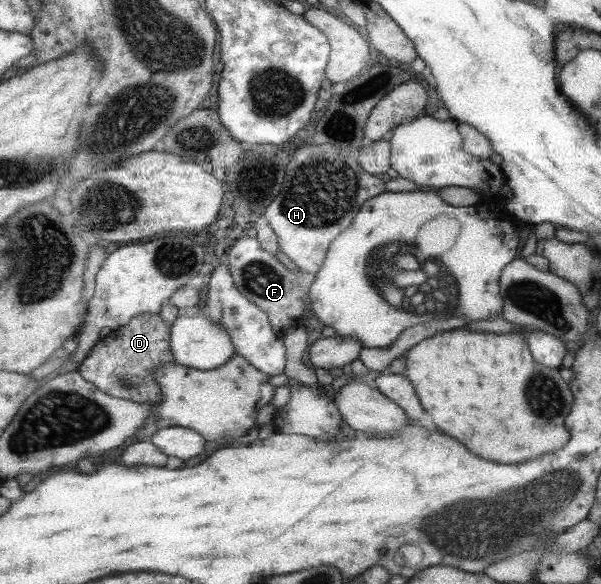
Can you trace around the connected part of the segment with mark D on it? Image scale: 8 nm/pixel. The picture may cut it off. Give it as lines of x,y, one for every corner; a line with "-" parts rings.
141,313
126,325
98,337
89,355
76,367
81,376
93,382
102,393
126,398
138,403
157,405
162,392
155,380
155,369
173,362
169,350
170,324
163,322
159,314

